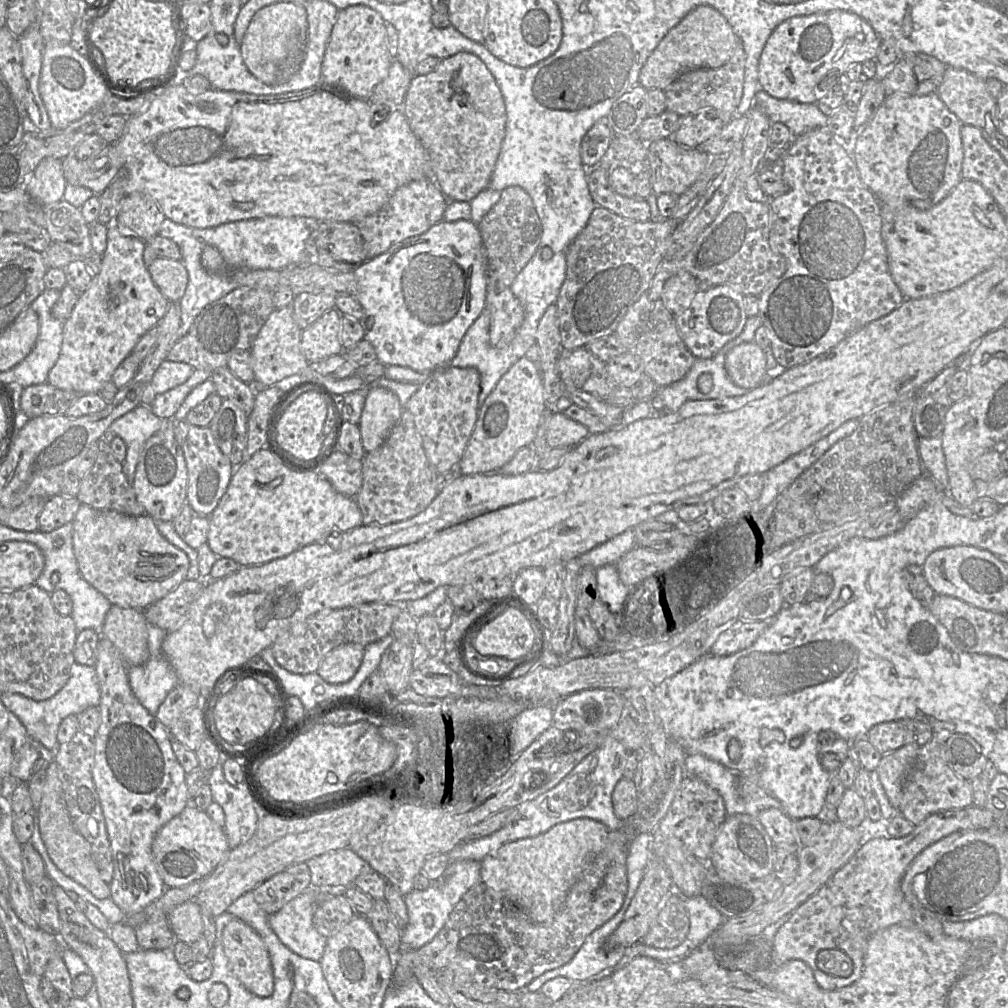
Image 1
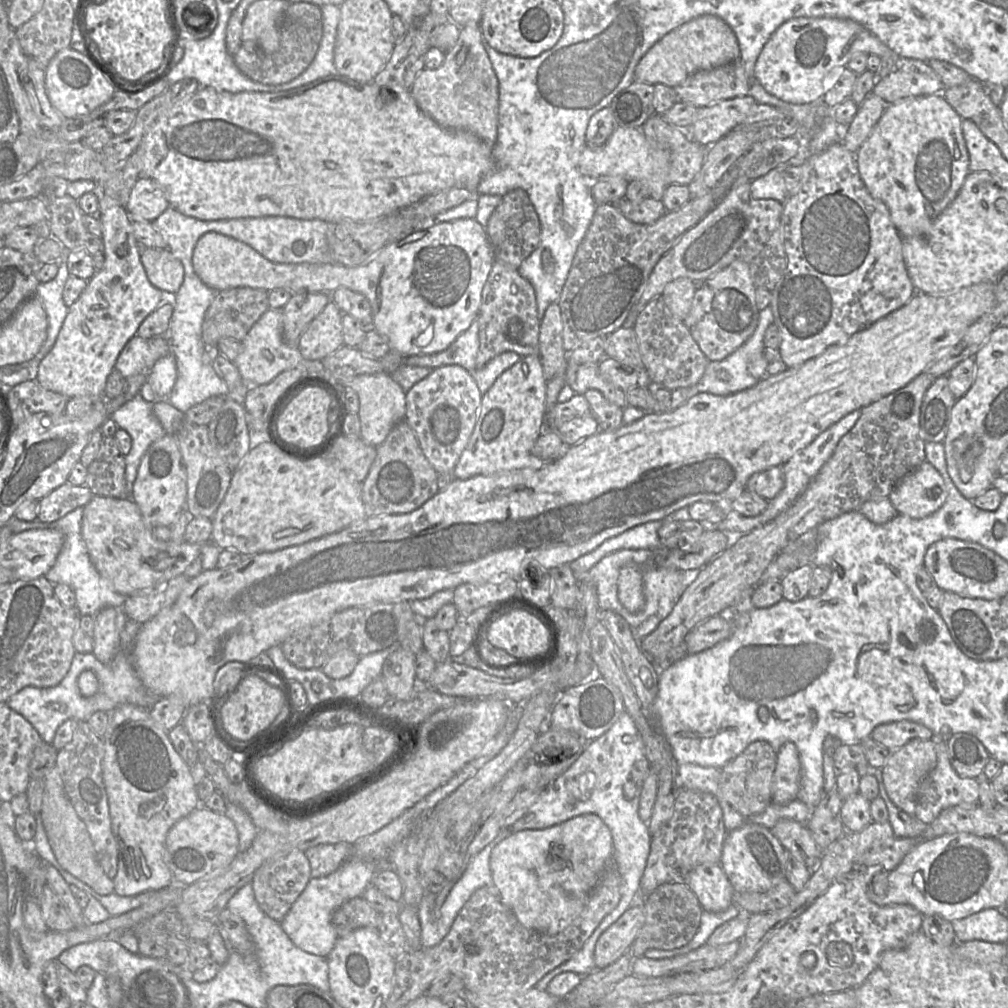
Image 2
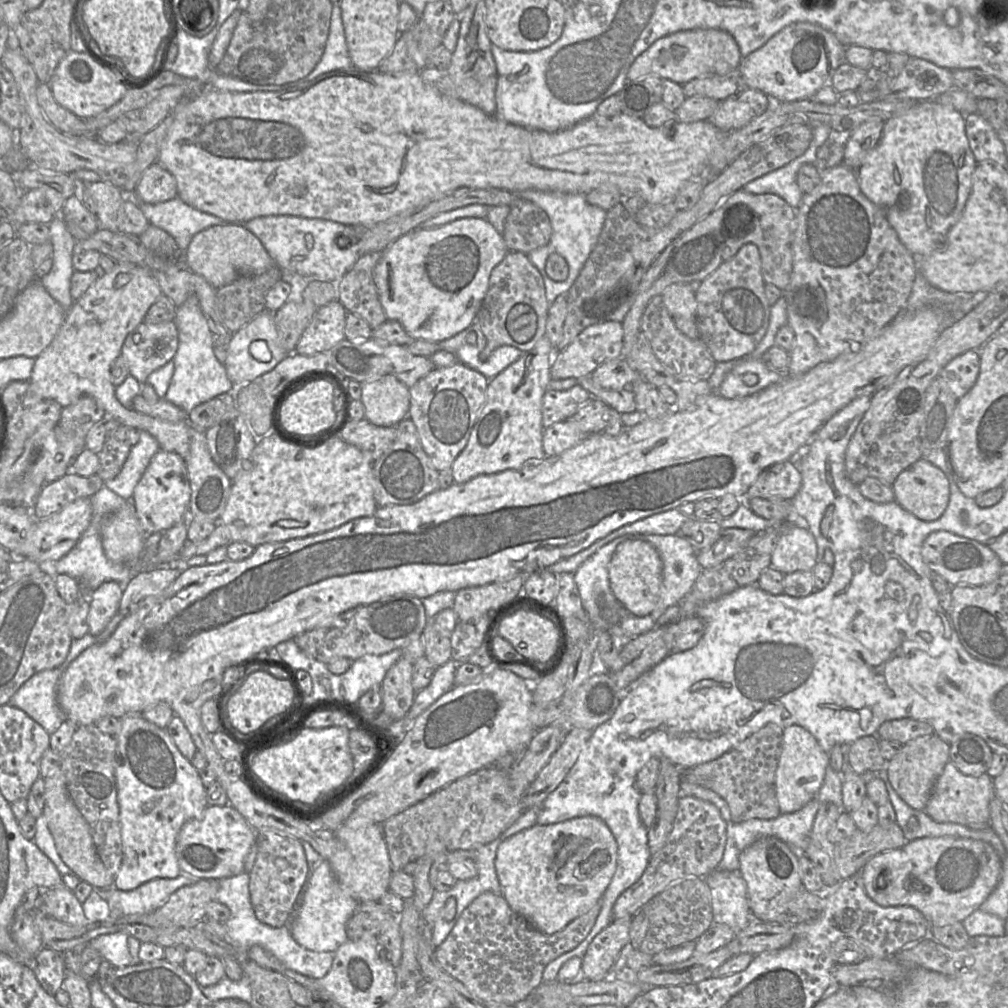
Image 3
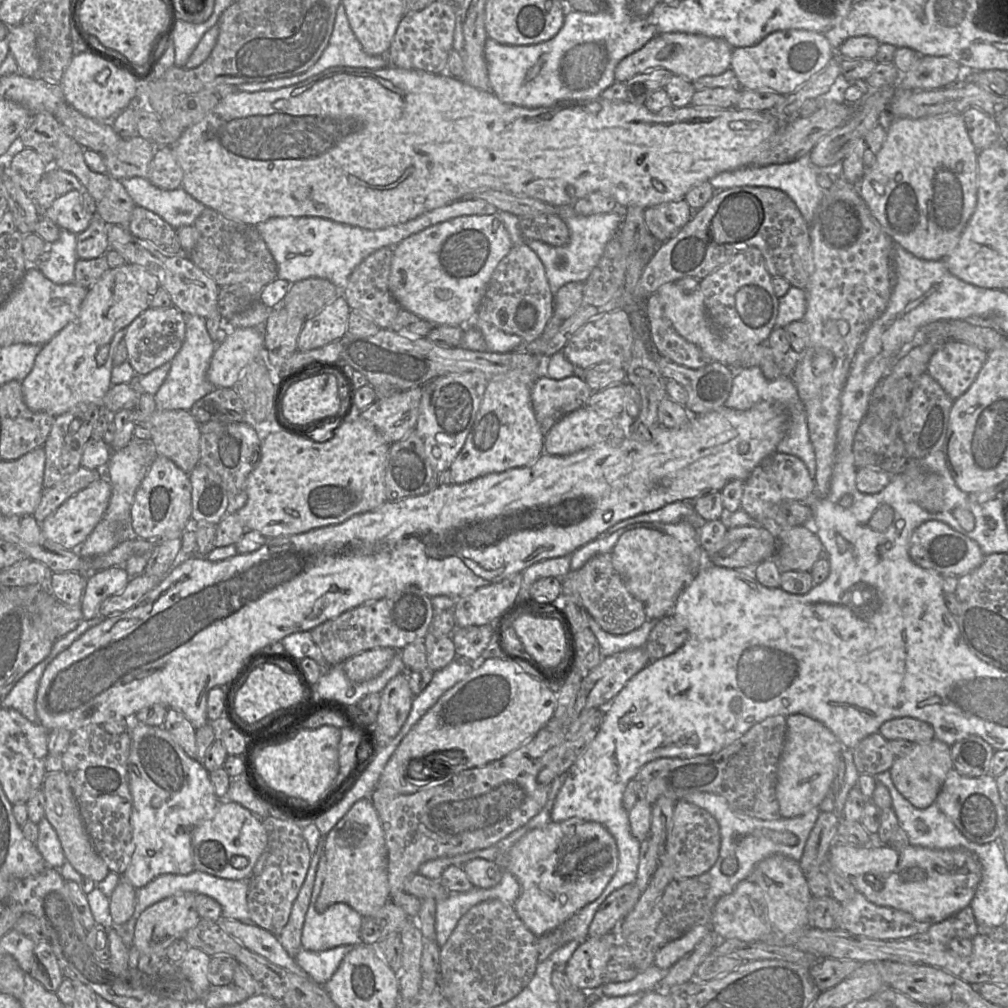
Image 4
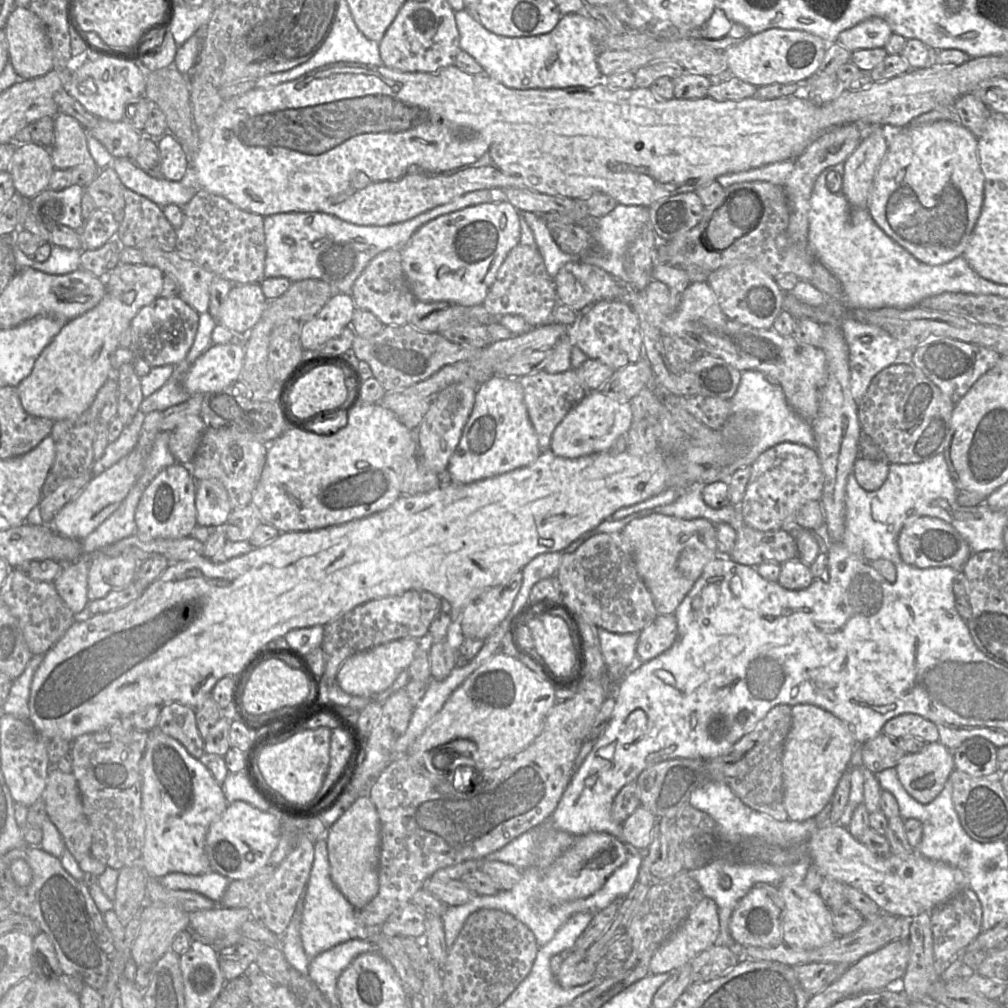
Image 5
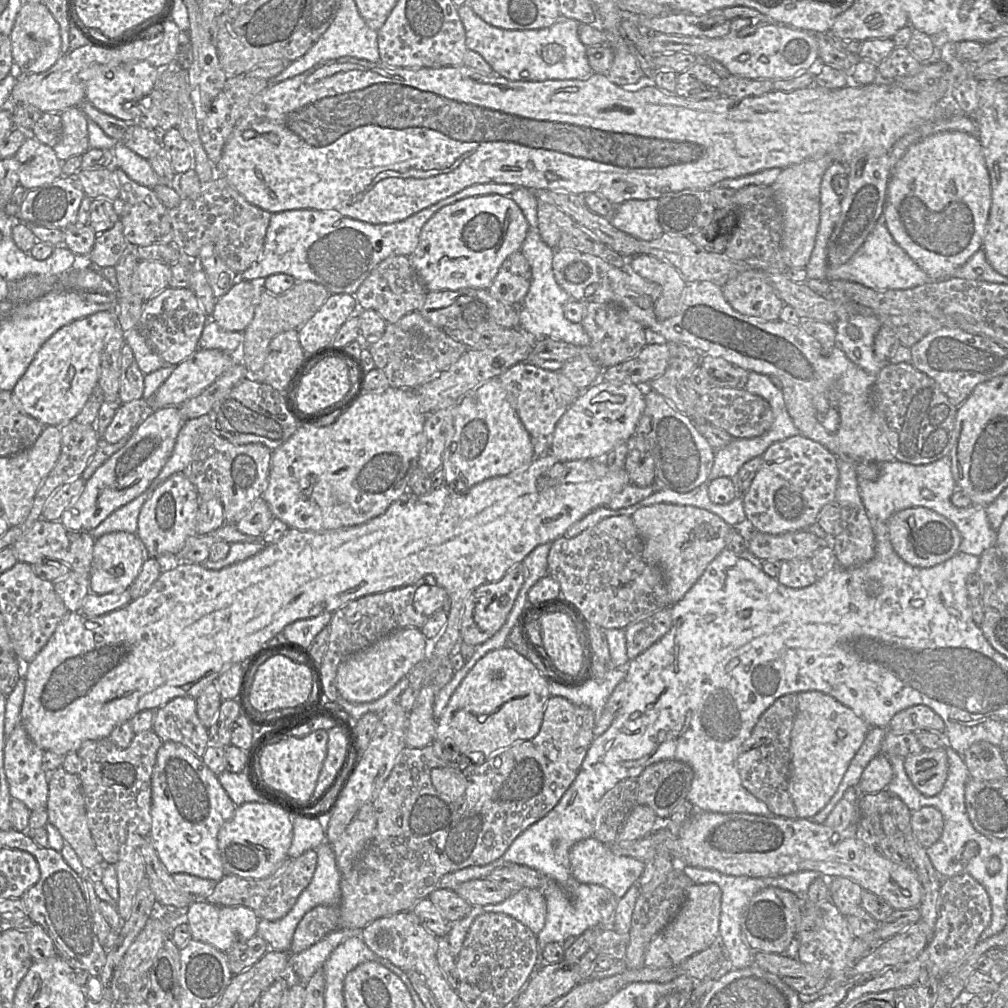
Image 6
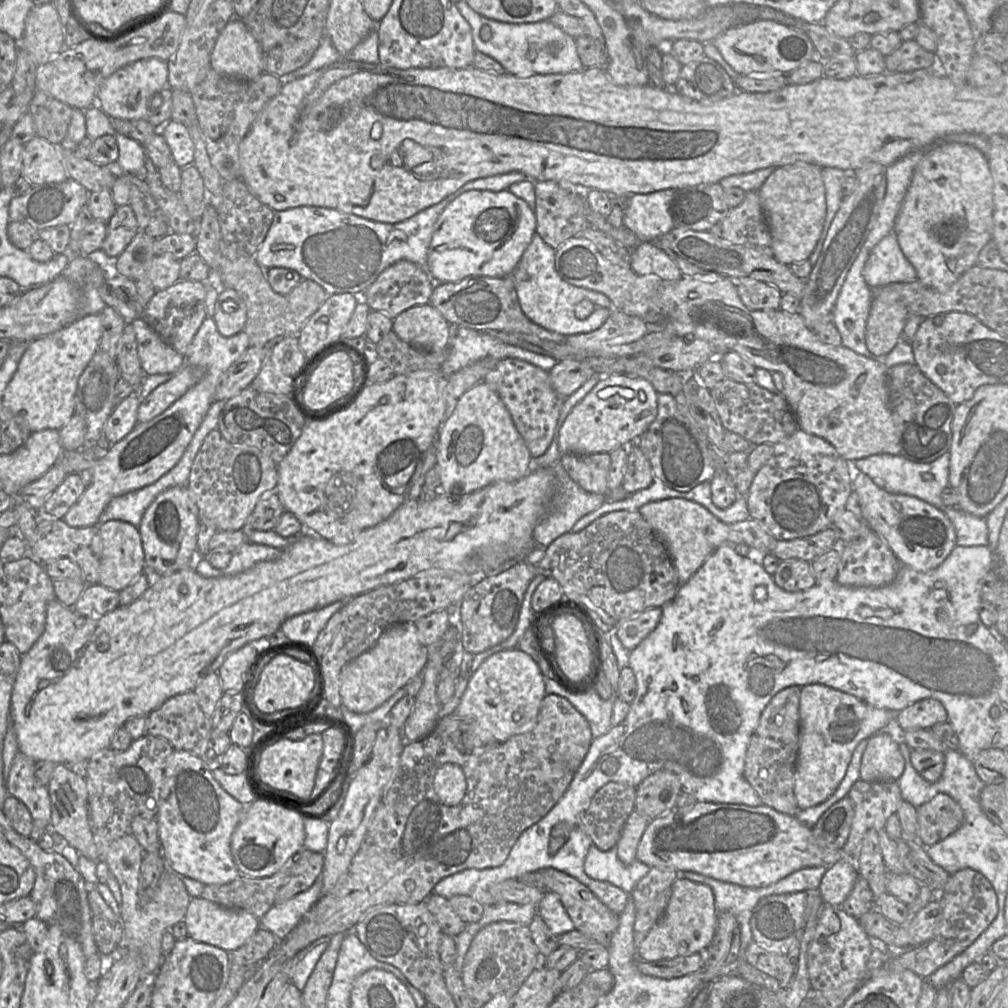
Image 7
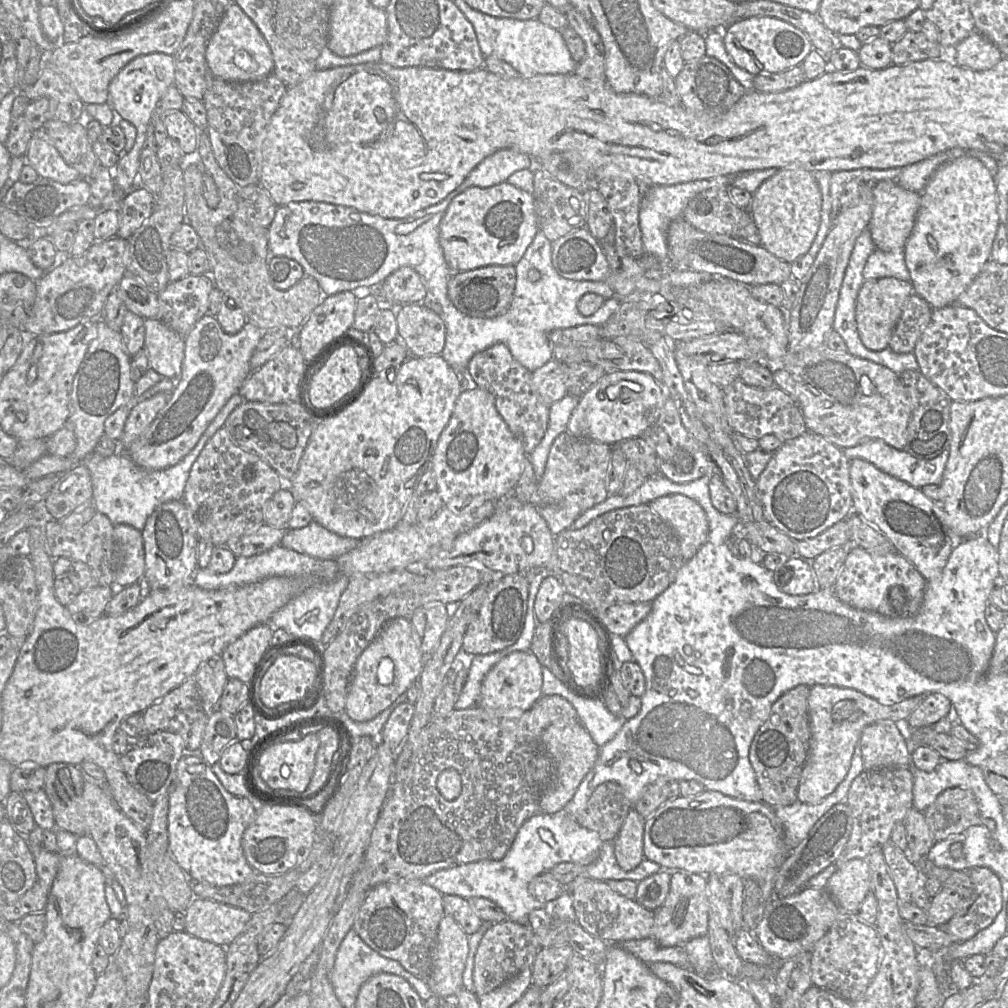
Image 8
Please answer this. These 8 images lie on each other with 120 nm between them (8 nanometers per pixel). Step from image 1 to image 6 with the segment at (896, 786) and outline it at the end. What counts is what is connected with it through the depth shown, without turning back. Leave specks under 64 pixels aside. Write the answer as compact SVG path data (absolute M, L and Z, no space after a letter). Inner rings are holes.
M945 749L923 750L904 758L904 769L913 786L925 796L935 796L948 775Z

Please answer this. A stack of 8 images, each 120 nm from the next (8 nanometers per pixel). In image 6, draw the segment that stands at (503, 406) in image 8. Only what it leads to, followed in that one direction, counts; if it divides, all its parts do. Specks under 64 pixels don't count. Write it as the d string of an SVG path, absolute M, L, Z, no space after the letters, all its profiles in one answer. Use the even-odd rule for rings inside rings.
M527 362L515 364L500 374L498 379L531 437L535 457L550 453L556 424L578 398L581 390L560 371L545 370Z

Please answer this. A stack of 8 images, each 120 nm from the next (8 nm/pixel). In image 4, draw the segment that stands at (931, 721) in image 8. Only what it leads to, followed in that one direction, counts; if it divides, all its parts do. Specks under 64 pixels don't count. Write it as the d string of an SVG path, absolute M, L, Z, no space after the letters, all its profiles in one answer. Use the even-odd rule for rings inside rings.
M911 717L886 721L878 732L888 741L903 739L918 744L935 739L935 732L930 724Z

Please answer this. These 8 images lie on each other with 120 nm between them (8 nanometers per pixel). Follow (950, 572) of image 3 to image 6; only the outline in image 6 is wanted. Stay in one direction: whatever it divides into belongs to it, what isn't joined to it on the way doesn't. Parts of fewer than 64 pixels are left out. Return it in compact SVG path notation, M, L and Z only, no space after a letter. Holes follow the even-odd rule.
M925 507L907 508L893 514L888 520L888 533L894 551L913 567L934 567L960 551L961 536L954 524Z

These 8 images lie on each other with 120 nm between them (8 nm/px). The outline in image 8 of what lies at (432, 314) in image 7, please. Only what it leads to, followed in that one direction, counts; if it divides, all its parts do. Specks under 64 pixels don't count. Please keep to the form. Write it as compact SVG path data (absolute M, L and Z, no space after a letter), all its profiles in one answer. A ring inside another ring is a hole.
M428 300L403 305L396 309L398 340L410 355L441 355L445 346L446 328L441 316L428 306Z

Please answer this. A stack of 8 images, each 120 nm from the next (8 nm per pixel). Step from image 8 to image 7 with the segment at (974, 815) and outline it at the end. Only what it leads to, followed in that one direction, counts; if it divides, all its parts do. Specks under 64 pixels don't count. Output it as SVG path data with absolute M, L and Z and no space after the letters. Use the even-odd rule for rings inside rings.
M937 794L929 802L919 806L918 842L932 846L956 832L965 822L964 812L951 796Z

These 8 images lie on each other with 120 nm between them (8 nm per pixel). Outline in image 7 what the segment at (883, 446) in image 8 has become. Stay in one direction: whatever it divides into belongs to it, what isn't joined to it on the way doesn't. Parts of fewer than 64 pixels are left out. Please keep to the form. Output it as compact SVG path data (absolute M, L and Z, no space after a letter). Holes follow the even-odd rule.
M946 452L929 463L916 463L902 455L891 454L876 454L849 463L851 467L854 463L857 472L866 474L877 486L889 493L909 495L923 501L924 498L928 500L935 497L936 503L940 504L941 493L949 486L949 462L950 454Z

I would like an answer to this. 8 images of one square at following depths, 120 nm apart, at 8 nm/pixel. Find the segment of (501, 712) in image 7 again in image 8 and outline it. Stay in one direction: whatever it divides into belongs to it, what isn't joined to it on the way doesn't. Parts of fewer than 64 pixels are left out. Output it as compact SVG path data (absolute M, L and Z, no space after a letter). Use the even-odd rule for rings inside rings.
M515 651L505 656L488 672L482 682L478 706L484 708L530 709L542 696L542 667L530 651Z

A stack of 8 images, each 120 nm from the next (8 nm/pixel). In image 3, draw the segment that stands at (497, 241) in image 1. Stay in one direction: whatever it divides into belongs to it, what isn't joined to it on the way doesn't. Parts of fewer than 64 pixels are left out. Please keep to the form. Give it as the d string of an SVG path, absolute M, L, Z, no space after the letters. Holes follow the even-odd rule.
M517 198L509 207L502 237L510 252L528 254L549 243L552 226L542 208L522 198Z

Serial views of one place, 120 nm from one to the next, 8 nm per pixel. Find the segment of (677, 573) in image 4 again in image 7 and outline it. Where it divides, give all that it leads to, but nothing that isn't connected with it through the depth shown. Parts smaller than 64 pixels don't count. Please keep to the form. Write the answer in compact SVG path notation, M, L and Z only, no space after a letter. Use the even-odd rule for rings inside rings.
M685 498L651 501L641 506L638 511L664 542L677 570L679 586L685 584L712 552L723 544L745 543L750 548L771 553L777 542L758 520L748 518L725 524L701 504Z

